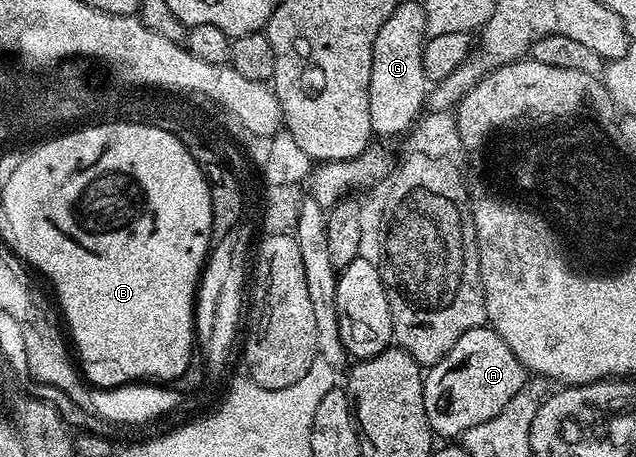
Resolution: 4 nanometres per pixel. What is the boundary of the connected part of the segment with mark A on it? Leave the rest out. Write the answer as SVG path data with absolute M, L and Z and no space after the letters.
M483 327L460 335L456 347L440 363L429 366L422 379L424 411L431 430L439 438L446 437L442 439L457 438L468 427L476 427L476 423L484 423L504 411L504 403L524 388L527 380L528 371L497 331Z

